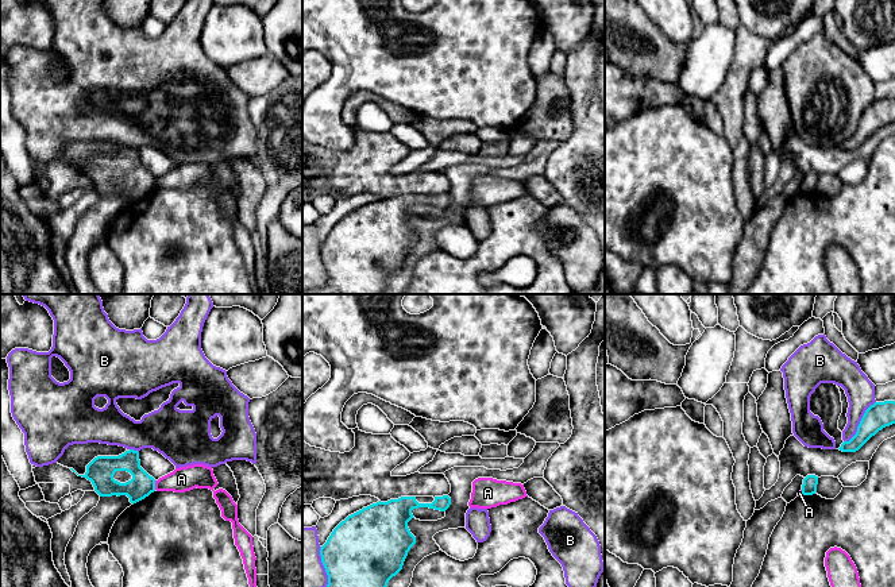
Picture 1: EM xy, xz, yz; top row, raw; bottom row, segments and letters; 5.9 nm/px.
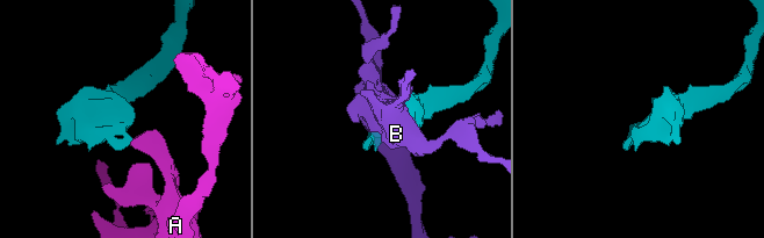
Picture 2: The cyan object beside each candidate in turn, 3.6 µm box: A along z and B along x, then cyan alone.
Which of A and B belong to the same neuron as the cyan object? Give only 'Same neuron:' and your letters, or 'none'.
Same neuron: none

